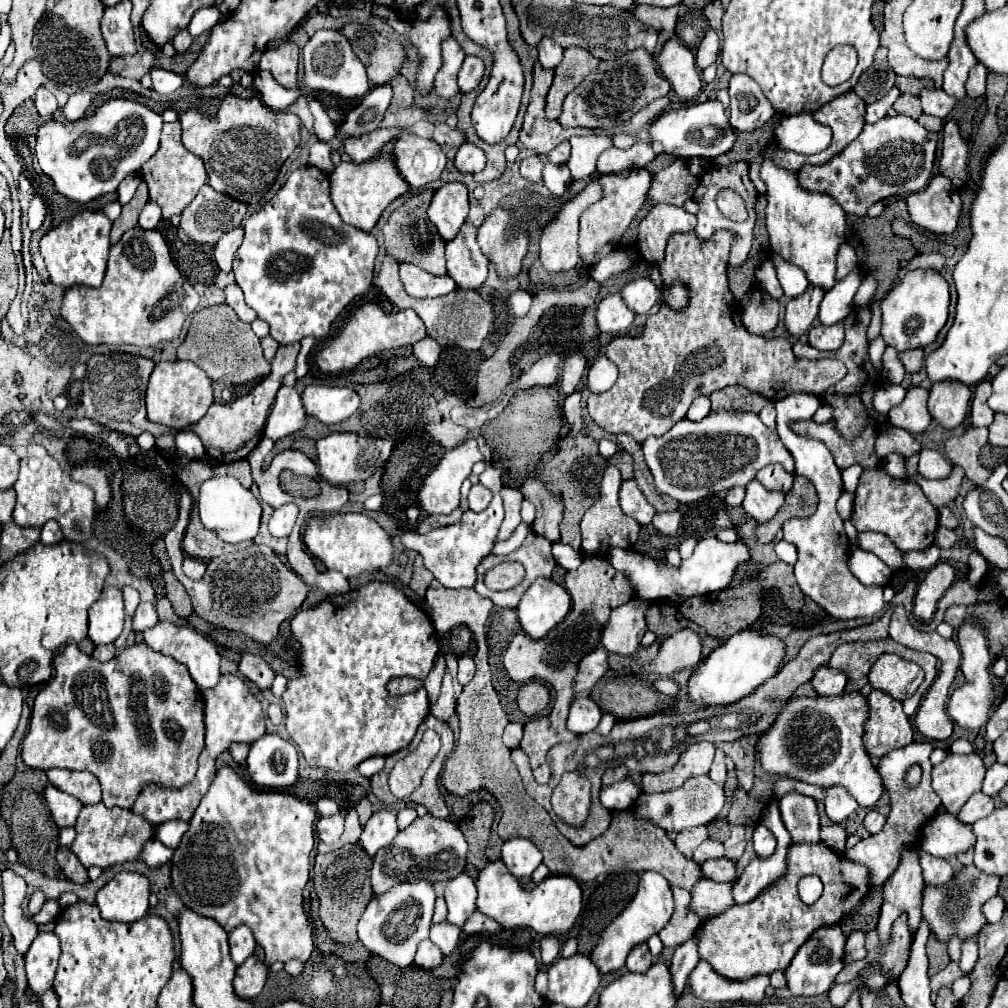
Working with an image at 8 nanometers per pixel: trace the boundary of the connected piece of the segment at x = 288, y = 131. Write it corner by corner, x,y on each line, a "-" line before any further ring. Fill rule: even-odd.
226,95
216,119
198,119
196,109
178,117
182,125
182,143
206,163
208,185
246,205
258,205
272,187
280,165
300,143
300,119
294,113
270,113
260,99
244,101

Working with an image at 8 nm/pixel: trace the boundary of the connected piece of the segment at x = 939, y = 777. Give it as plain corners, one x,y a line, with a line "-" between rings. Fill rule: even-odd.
948,751
946,759
932,769
932,787
940,795
946,811
958,815
958,809
982,787
986,767
976,753
956,755

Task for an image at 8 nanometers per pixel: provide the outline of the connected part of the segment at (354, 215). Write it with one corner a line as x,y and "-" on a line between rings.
386,145
380,157
366,161
366,163
340,163
334,173
330,175
330,199
340,213
342,221
348,225
354,225
362,231
372,231
376,221
380,219
382,211
402,193
408,191
406,181
398,175
398,169
394,169
394,159
392,159
392,145

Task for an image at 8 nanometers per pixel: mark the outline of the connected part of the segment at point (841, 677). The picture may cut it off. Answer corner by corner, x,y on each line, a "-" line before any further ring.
822,665
816,671
816,675
812,677
812,689
820,697
838,697
844,693
846,681
848,681
848,677
842,671
828,669
826,665

